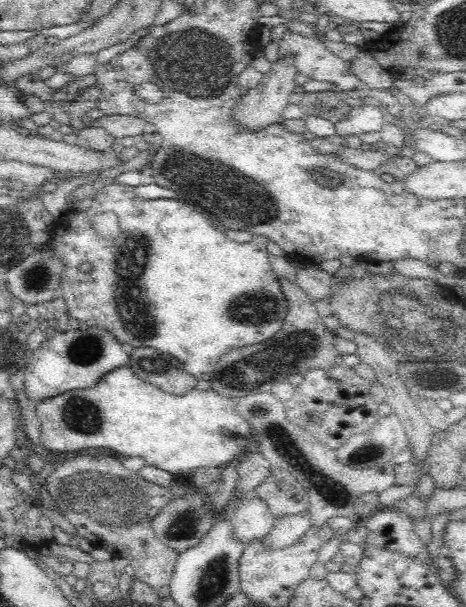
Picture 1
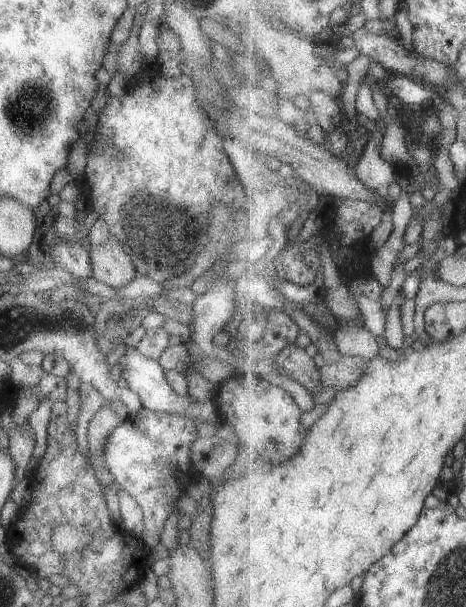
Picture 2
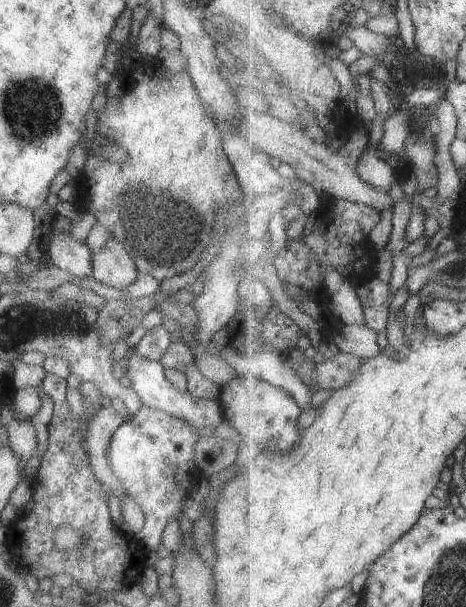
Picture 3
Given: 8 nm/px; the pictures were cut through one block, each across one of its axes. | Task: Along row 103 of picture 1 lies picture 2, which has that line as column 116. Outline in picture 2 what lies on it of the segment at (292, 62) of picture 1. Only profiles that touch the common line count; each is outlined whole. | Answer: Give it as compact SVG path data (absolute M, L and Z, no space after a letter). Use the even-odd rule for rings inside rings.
M109 233L104 244L89 250L92 277L95 281L118 290L133 282L137 277L132 260L127 252L116 240L116 236Z

